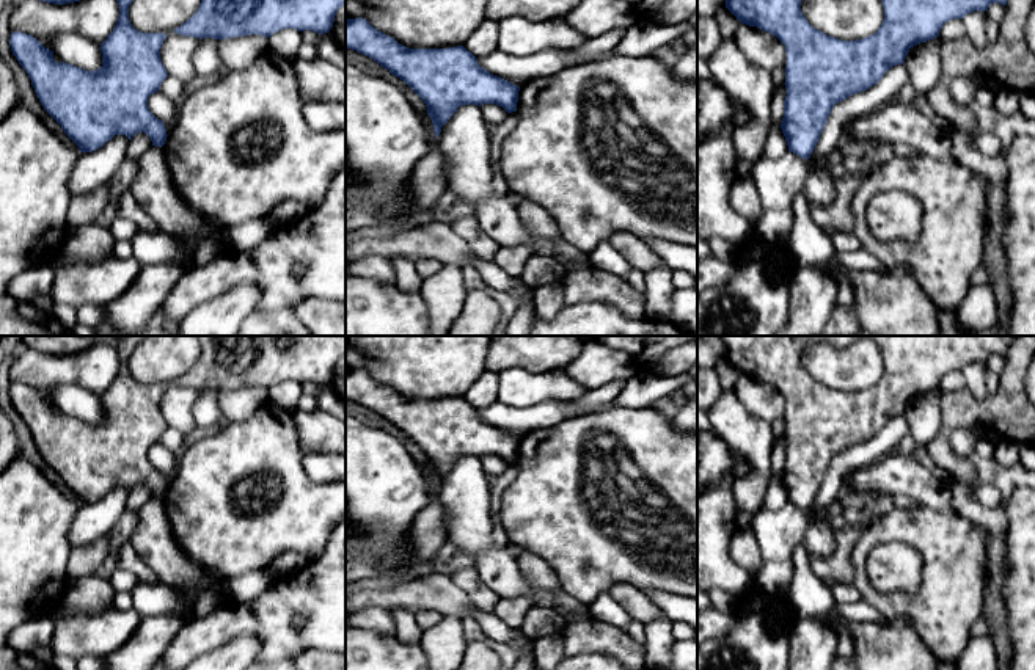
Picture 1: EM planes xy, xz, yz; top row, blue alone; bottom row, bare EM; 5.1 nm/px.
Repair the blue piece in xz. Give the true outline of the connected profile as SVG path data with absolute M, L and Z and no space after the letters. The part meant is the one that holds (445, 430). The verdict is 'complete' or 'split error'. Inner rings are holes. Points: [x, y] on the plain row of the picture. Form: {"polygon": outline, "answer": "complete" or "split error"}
{"polygon": "M346 370L346 399L404 431L426 455L435 488L462 457L495 455L517 463L520 438L490 425L463 397L408 400L366 370Z", "answer": "complete"}

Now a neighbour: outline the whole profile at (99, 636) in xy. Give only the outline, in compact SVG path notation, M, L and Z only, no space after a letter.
M110 607L94 617L64 617L57 609L52 620L53 654L79 659L82 656L105 657L121 648L137 629L141 617L133 609Z

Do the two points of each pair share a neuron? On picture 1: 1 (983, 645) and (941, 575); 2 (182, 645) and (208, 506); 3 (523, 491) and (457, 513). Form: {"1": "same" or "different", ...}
{"1": "different", "2": "different", "3": "different"}

